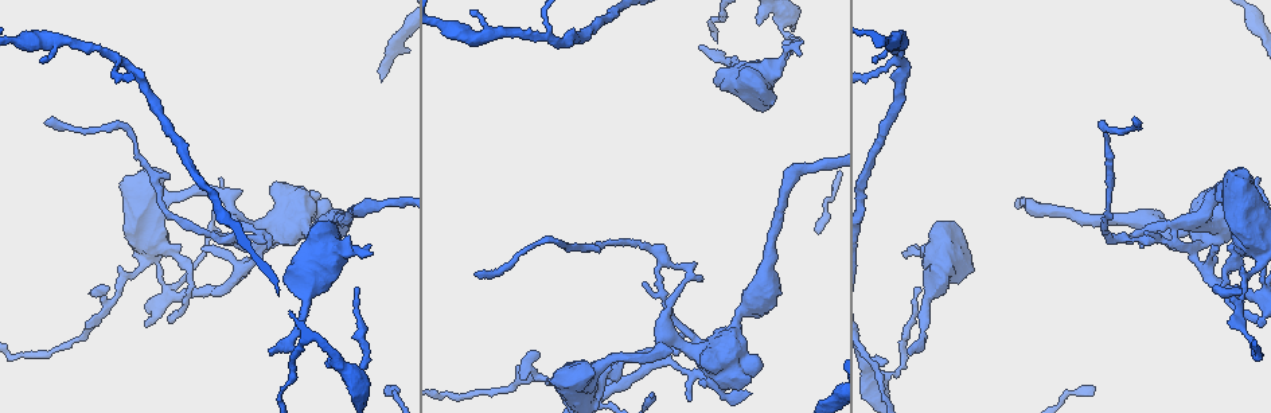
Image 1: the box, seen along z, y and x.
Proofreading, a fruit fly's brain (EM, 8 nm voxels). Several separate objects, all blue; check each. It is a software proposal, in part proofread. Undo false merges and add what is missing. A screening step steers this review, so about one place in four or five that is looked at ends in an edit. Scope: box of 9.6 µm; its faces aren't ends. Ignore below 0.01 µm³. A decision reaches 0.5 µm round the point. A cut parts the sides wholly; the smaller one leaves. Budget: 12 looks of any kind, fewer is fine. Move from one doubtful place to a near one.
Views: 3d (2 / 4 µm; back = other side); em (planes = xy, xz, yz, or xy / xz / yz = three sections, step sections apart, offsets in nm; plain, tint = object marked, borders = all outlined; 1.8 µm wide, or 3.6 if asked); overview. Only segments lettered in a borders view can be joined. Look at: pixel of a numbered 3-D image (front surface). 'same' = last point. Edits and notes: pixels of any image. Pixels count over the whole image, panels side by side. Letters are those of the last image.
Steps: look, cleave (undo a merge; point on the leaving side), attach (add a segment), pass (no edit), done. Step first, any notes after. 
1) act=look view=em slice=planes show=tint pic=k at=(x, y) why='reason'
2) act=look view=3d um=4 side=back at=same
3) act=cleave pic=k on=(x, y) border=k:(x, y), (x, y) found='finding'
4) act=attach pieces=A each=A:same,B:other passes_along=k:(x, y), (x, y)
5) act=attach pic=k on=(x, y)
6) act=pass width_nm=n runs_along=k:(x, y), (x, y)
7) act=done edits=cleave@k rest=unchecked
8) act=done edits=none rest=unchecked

act=look view=3d um=4 pic=1 at=(1258, 257)

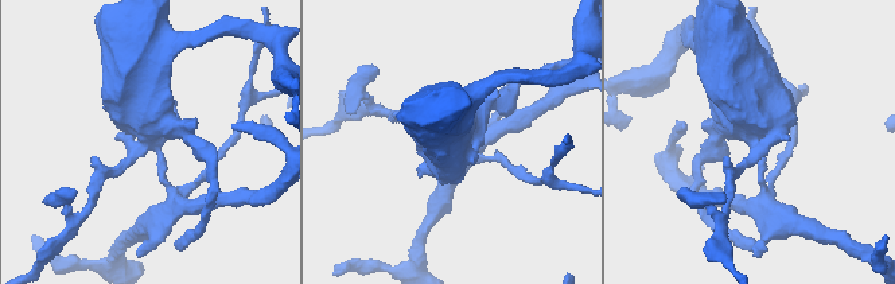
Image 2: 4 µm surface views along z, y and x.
act=look view=em um=3.6 slice=yz step=4 show=tint pic=2 at=(149, 142)

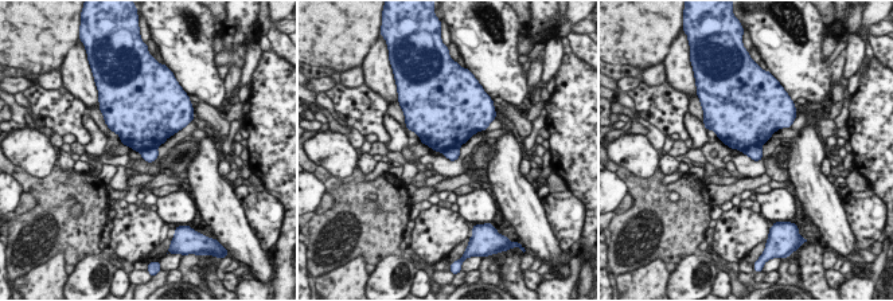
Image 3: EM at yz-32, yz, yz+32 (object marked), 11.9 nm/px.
act=look view=em um=3.6 slice=planes show=borders at=same

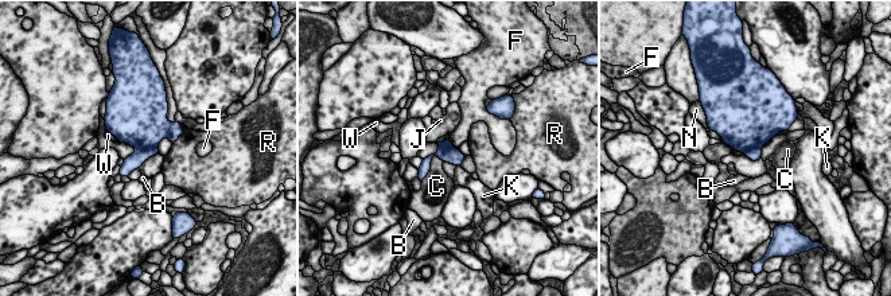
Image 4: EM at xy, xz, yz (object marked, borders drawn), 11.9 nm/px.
act=cleave pic=4 on=(133, 162) width_nm=220 each=B:other,C:other,F:other,J:other,K:other,N:other,R:other,W:other part_leaving=4:(459, 156), (434, 155), (421, 174) found='two neurons meet here'

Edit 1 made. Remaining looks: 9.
act=look view=overview why='redraw'

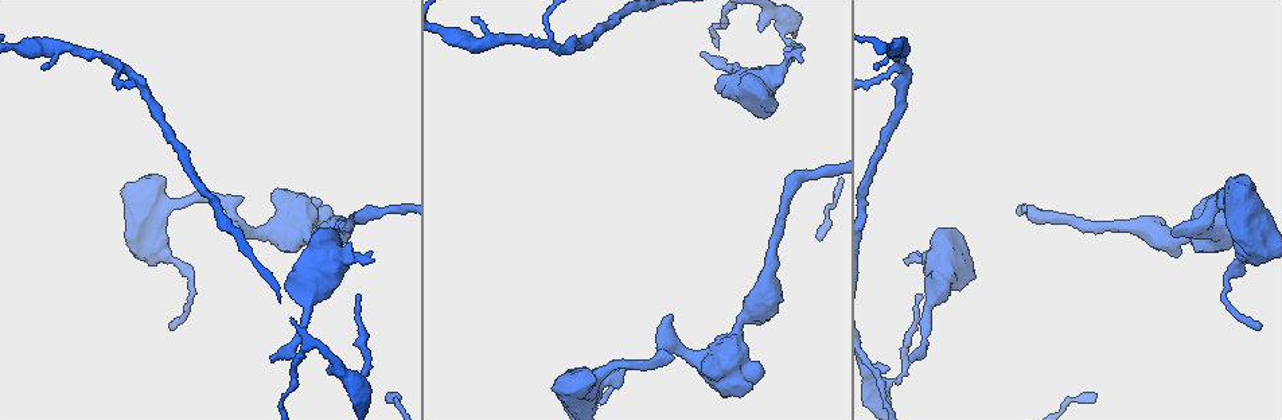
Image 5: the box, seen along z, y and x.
act=look view=3d um=2 pic=5 at=(670, 315)

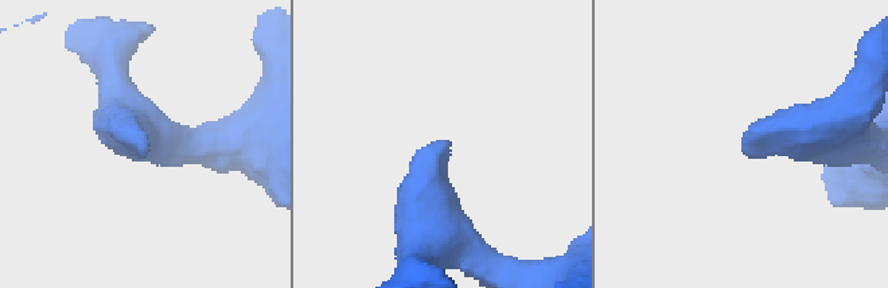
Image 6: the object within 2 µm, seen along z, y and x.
act=look view=em slice=yz step=16 show=tint pic=6 at=(449, 144)

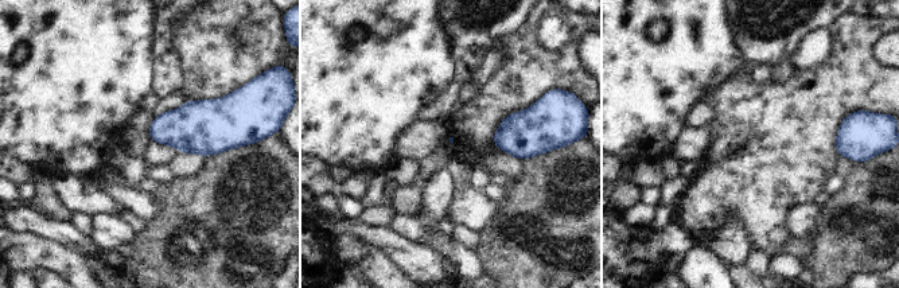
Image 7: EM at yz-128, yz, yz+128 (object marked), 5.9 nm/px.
act=look view=em slice=planes show=borders at=same

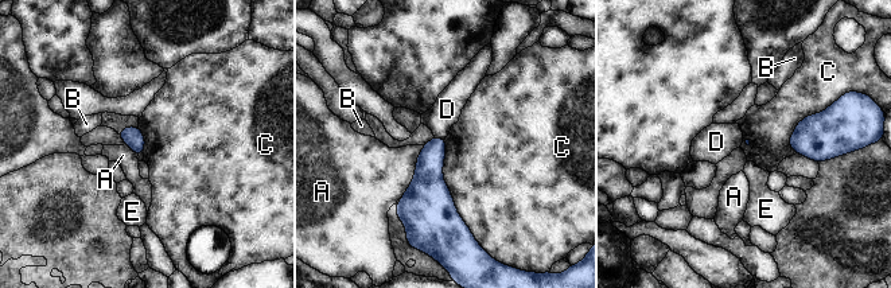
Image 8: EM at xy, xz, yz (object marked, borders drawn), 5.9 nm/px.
act=pass longest_contact=C:600nm each=A:other,B:other,C:other,D:other,E:other found='no lettered segment goes on from it'

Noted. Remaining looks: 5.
act=look view=em slice=planes show=borders pic=5 at=(701, 56) why='branch stops here'

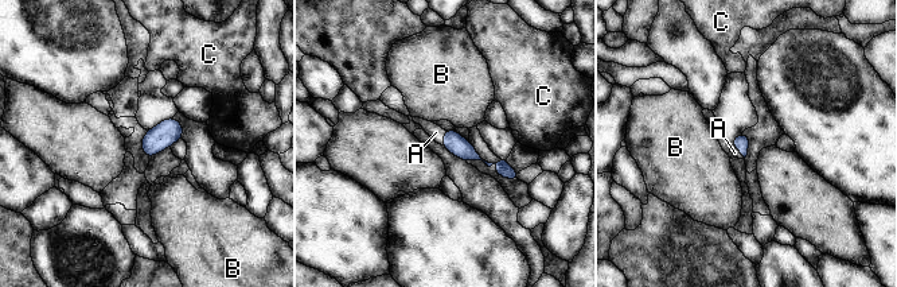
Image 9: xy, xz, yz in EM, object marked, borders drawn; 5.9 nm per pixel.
act=attach pieces=A each=A:same,B:other,C:other passes_along=9:(741, 142), (740, 151), (734, 152) found='the neuron continues'

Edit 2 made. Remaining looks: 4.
act=look view=em slice=planes show=borders pic=5 at=(907, 260) why='an open end'

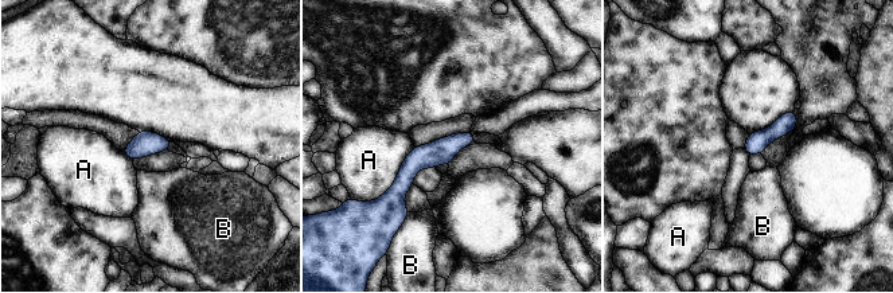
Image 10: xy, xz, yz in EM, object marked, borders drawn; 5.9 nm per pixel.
act=pass each=A:other,B:other found='none of them fits'

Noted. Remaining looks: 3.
act=look view=em slice=yz step=8 show=tint pic=5 at=(1245, 192) why='an open end'

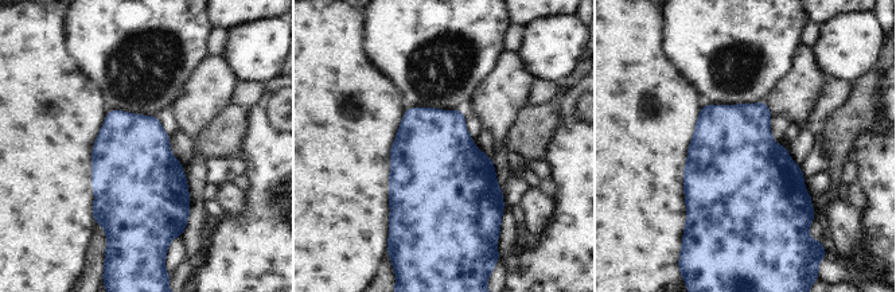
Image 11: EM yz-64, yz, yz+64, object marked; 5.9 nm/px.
act=look view=em slice=planes show=borders at=same why='cut it another way'

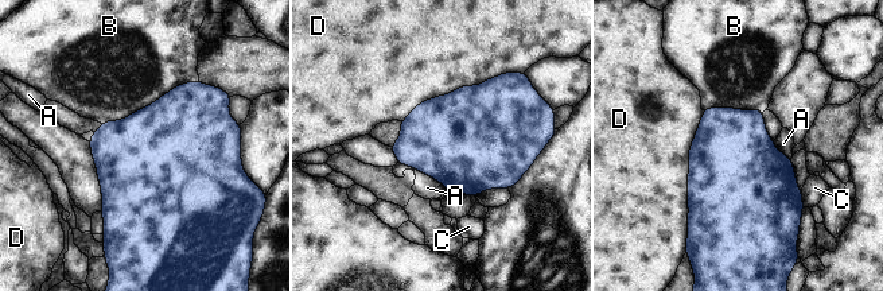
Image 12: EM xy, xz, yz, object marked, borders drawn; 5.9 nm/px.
act=pass longest_contact=D:700nm each=A:other,B:other,C:other,D:other found='none of them fits'

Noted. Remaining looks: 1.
act=done edits=cleave@4,attach@9 rest=unchecked

